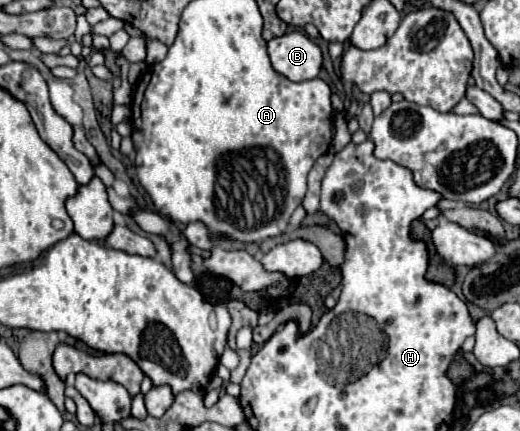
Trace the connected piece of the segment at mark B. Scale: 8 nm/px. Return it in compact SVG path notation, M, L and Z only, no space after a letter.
M298 29L270 39L268 55L274 71L294 83L318 77L322 67L320 47Z

